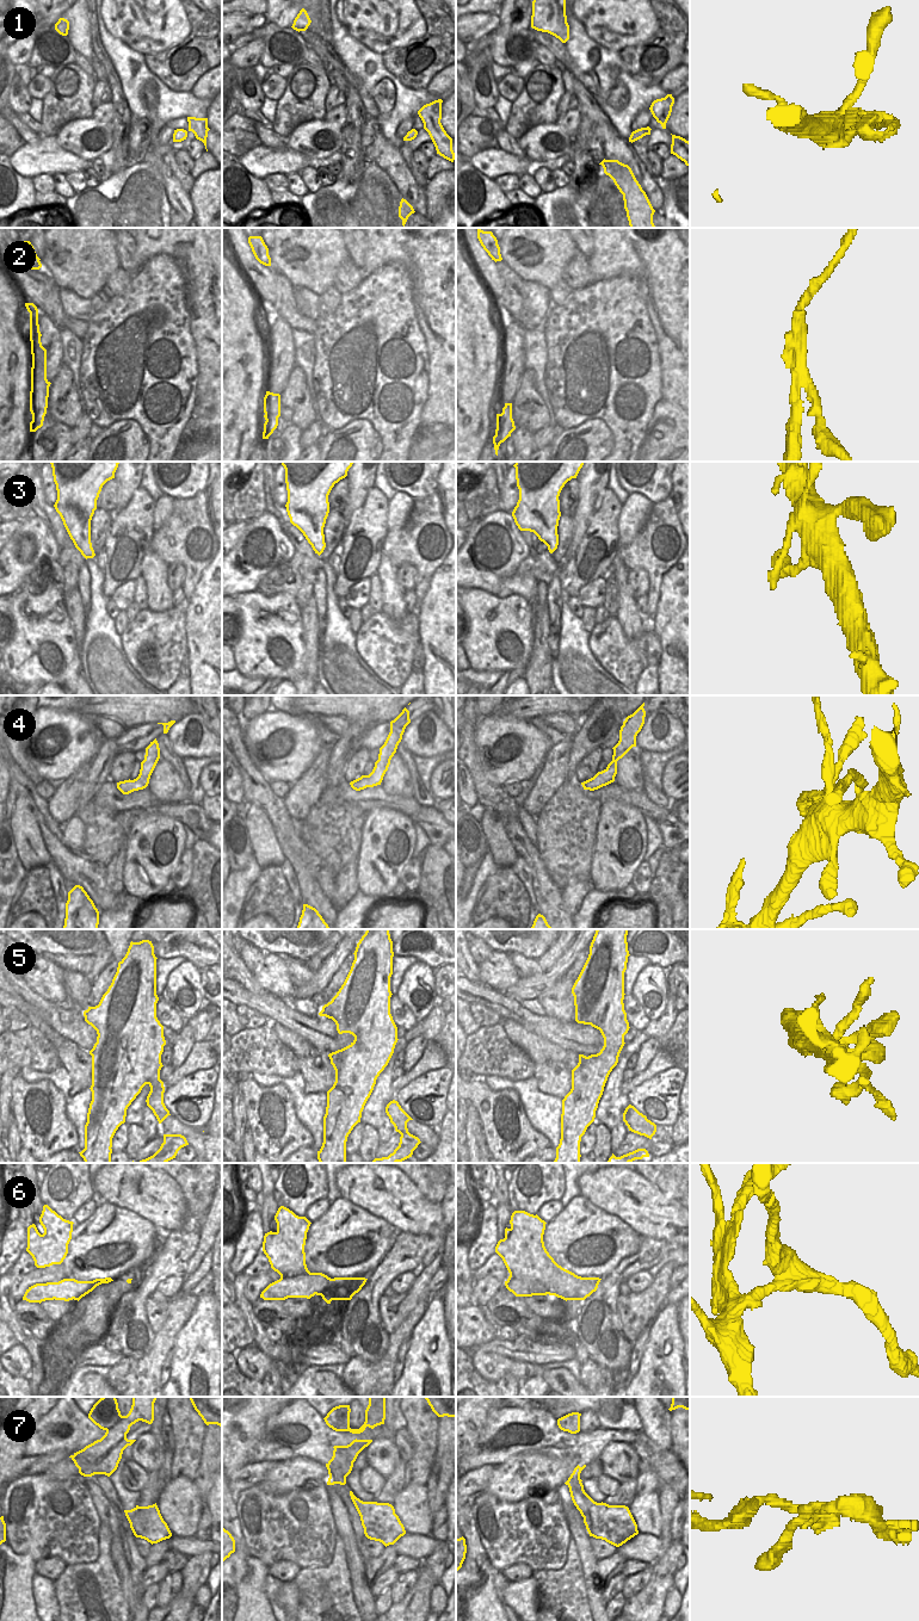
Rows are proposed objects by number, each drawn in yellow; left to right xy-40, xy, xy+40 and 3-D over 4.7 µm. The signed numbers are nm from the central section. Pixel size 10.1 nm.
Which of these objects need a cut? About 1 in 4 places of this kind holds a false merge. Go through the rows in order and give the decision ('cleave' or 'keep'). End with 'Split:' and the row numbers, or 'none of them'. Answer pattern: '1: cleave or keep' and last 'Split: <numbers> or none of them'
1: keep
2: cleave
3: keep
4: keep
5: keep
6: cleave
7: keep
Split: 2, 6

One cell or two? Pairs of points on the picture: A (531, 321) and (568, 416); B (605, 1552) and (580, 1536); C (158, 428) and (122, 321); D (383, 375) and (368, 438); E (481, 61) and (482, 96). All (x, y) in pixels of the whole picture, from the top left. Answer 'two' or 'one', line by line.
A: two
B: two
C: one
D: two
E: one

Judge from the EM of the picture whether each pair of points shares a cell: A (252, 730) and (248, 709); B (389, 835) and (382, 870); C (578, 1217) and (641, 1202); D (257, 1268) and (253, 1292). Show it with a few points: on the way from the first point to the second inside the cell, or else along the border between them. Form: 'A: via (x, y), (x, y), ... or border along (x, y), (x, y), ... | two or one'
A: border along (270, 707), (245, 722) | two
B: via (387, 843), (380, 861) | one
C: border along (581, 1195), (606, 1212), (616, 1214), (629, 1225) | two
D: border along (271, 1268), (250, 1278) | two

